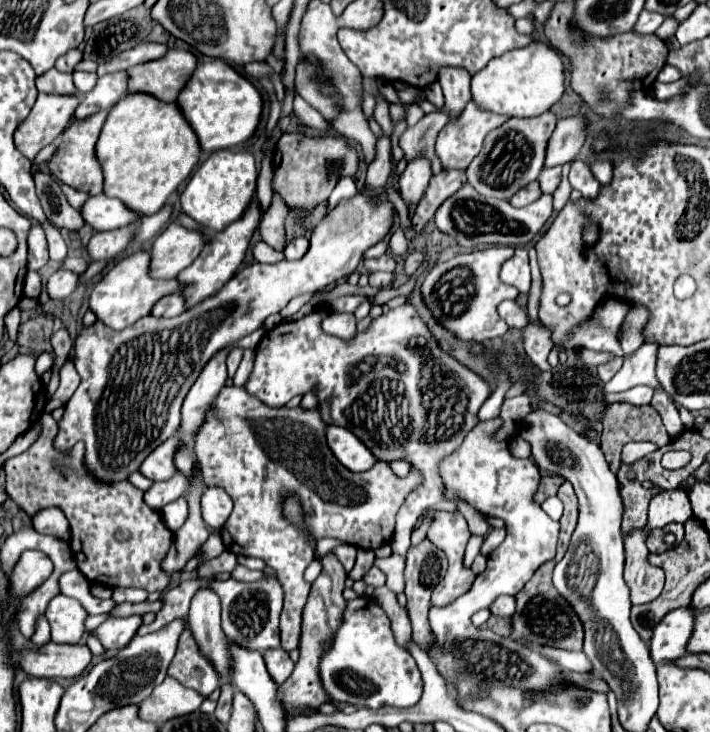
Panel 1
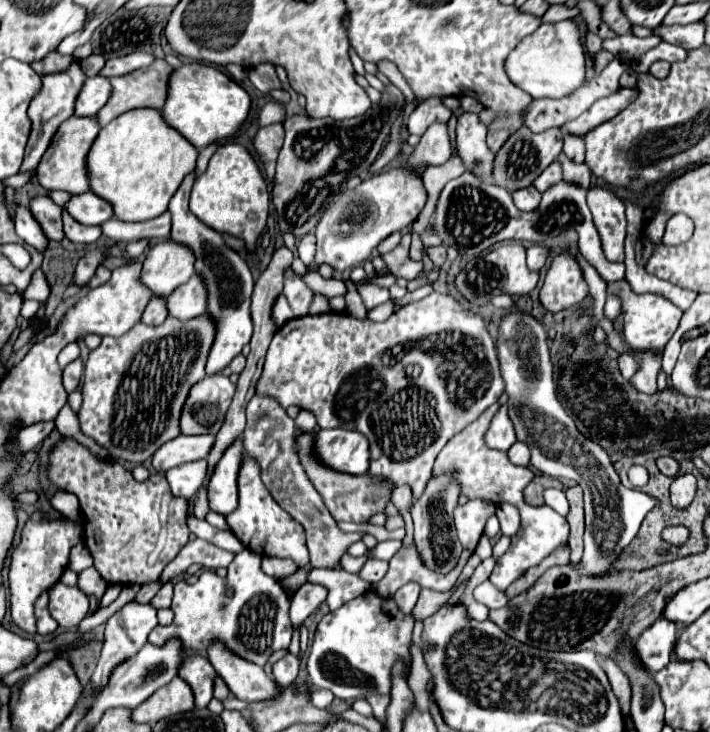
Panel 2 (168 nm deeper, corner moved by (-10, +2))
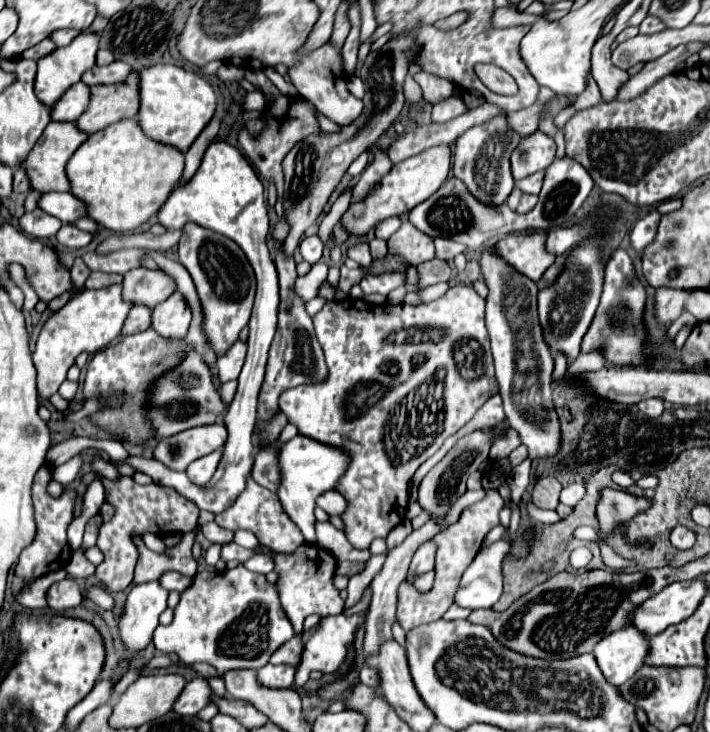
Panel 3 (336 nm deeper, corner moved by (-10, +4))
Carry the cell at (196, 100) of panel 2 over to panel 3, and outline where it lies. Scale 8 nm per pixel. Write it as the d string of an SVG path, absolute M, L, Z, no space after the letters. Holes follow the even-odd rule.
M154 65L140 71L140 101L138 121L144 133L156 141L164 141L188 151L188 147L196 141L216 113L220 97L212 83L192 71L186 71L178 65Z

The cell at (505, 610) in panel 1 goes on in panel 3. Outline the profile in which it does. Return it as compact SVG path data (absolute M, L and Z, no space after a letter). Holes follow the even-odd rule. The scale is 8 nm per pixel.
M500 539L488 549L482 549L472 565L464 571L456 603L468 609L492 607L502 595L502 559L510 543Z

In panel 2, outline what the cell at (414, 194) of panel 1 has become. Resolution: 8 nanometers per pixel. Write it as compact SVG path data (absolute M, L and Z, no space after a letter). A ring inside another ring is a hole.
M436 121L436 125L430 125L422 135L416 151L408 161L408 167L420 169L428 165L442 165L450 159L450 153L452 153L452 145L450 145L448 123Z

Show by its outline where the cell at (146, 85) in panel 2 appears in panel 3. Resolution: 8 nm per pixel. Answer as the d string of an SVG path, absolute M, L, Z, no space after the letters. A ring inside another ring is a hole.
M130 71L126 81L92 87L88 111L76 121L78 127L92 135L120 119L136 117L140 109L140 73Z

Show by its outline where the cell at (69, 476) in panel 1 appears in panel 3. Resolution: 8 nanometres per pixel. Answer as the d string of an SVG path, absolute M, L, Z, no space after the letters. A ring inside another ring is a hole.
M88 473L82 477L84 485L90 485L94 479L100 479L106 491L106 503L114 507L114 515L110 521L100 525L98 535L98 549L104 553L104 561L96 567L96 579L108 591L124 591L132 583L134 567L138 563L138 545L134 537L142 537L144 533L154 533L158 537L166 533L190 533L198 525L198 507L190 499L182 497L176 489L160 487L156 483L138 485L132 477L118 477L118 481L100 477L96 473Z

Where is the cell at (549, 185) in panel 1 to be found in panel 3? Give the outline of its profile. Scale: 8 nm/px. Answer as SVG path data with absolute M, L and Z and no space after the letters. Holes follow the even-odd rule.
M538 171L538 173L534 173L534 175L526 177L526 179L516 181L516 185L518 185L522 191L526 191L526 193L538 195L540 189L542 189L542 179L544 179L544 171Z

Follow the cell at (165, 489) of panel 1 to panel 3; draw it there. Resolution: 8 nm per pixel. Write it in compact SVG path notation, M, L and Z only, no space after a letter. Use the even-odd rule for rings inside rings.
M222 449L220 451L214 451L212 455L206 455L206 457L200 457L196 461L192 461L188 467L186 467L186 475L188 479L194 483L194 485L204 485L212 479L214 471L216 471L216 465L220 461L220 455L222 455Z

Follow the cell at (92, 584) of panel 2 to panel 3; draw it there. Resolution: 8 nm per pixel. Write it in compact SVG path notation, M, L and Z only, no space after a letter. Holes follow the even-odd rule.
M84 549L74 551L72 557L70 557L70 563L66 565L66 573L74 579L78 579L78 577L88 579L88 577L94 575L94 571L96 571L96 567L84 557Z

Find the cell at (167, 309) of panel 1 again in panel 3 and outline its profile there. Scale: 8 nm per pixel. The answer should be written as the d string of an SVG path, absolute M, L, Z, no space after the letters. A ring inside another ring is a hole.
M134 305L132 311L128 313L128 319L124 323L124 331L122 335L130 335L130 333L138 333L138 331L146 331L152 323L152 309L144 307L144 305Z

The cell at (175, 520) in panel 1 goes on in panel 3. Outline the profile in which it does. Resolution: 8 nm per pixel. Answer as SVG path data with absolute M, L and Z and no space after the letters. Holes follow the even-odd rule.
M206 523L202 525L202 533L204 537L210 541L210 543L218 543L218 545L224 545L224 543L230 543L234 539L234 533L228 531L228 529L222 529L218 523Z

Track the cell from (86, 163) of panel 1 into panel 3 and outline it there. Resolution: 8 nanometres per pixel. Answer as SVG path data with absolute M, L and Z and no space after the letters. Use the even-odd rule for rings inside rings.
M50 121L48 127L44 129L42 137L38 139L36 147L32 147L32 151L28 153L28 159L24 161L32 189L36 189L40 193L70 191L70 179L66 175L66 163L70 161L74 151L86 139L88 139L88 135L84 131L80 131L76 123L70 123L70 121Z

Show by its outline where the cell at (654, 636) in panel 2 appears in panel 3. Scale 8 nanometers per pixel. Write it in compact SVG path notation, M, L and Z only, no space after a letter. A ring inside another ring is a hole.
M626 627L604 637L594 647L594 657L604 677L614 685L622 685L644 667L648 651L650 637L636 627Z

